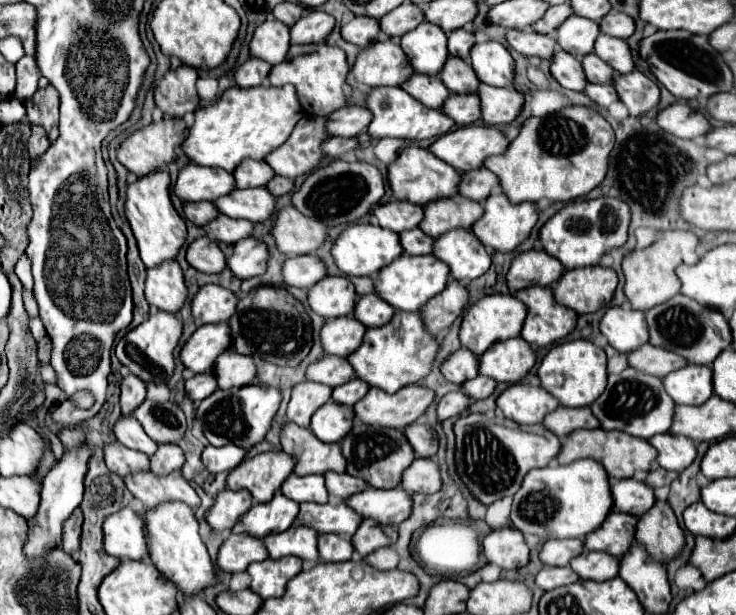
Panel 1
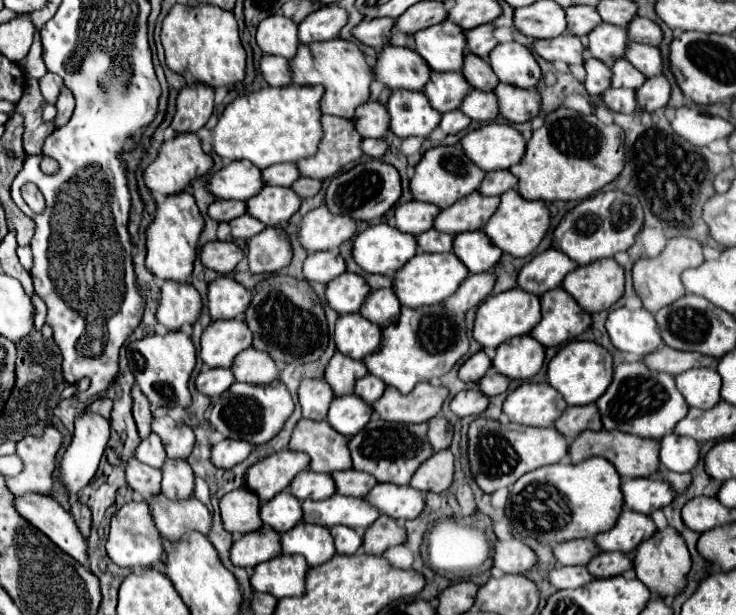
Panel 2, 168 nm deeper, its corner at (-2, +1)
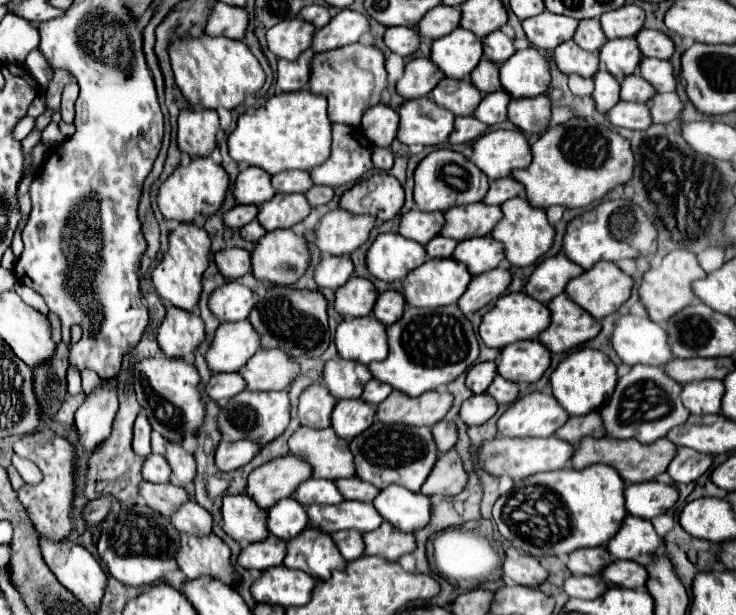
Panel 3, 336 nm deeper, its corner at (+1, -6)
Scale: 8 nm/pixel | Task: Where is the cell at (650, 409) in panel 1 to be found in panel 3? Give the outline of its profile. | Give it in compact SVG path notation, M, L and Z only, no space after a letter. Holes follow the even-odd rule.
M635 364L629 374L617 380L613 396L599 410L605 426L605 436L633 438L643 444L665 438L671 428L683 424L689 418L689 410L683 408L679 392L681 392L681 384L669 378L661 368Z

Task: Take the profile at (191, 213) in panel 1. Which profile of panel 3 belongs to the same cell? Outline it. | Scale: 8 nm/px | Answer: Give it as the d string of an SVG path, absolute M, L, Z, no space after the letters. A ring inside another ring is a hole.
M237 204L223 214L223 224L233 226L233 228L241 228L241 226L249 224L251 220L255 220L255 216L257 216L257 206L239 206Z

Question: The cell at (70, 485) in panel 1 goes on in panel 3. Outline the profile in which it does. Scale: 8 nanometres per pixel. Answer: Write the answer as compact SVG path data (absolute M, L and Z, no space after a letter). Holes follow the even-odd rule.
M103 382L75 412L75 428L79 434L79 444L91 456L113 430L113 418L117 414L117 392Z

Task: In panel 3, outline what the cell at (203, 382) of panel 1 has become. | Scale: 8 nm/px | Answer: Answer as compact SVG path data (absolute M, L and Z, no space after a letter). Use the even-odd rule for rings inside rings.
M213 374L209 384L205 386L205 392L215 402L217 400L229 400L241 390L245 390L245 380L239 374Z

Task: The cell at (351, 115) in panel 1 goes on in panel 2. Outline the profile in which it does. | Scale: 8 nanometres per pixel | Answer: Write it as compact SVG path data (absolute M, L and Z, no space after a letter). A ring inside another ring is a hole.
M368 101L356 109L354 125L362 137L380 139L390 129L388 109L378 101Z

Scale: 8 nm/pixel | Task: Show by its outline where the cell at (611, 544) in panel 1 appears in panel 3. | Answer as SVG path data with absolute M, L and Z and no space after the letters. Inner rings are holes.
M627 514L621 530L609 540L607 550L613 558L635 560L641 554L655 554L659 544L661 538L649 520Z

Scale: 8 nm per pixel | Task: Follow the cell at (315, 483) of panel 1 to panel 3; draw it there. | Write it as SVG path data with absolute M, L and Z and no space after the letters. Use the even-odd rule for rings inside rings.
M309 478L305 480L297 490L295 490L295 500L301 502L303 506L309 504L339 504L343 500L343 496L339 494L335 482L329 480L317 480L317 478Z

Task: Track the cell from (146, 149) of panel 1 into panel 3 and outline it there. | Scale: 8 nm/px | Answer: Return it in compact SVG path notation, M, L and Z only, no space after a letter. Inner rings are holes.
M211 156L205 158L193 158L185 168L177 166L173 174L159 186L157 192L157 204L161 214L167 220L175 222L193 222L199 214L213 214L221 206L225 192L229 186L229 176L227 172L213 162Z

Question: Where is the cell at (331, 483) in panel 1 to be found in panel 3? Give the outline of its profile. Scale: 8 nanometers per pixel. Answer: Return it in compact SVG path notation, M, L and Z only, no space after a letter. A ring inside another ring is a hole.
M351 476L351 478L345 478L345 480L337 480L335 486L339 488L339 492L343 494L345 500L371 502L371 500L379 494L379 488L375 488L375 486L369 484L369 482L359 480L357 476Z

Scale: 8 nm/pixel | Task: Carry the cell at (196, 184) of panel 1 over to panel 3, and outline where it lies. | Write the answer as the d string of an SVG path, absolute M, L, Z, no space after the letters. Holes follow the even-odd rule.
M249 166L239 172L233 184L233 196L237 204L255 204L259 206L263 200L269 200L275 194L271 186L271 176L263 172L263 168Z

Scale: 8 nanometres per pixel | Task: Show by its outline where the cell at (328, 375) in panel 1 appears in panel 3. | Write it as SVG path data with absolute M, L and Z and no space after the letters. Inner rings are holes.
M333 358L323 368L323 382L333 398L359 398L363 386L371 380L371 372L365 364Z

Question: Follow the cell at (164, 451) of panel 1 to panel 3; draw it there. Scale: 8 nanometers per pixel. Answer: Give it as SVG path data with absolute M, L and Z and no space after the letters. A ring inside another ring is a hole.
M187 500L185 504L181 504L173 514L171 514L171 524L179 530L179 532L193 532L193 534L209 534L213 518L211 514L201 508L195 500Z

